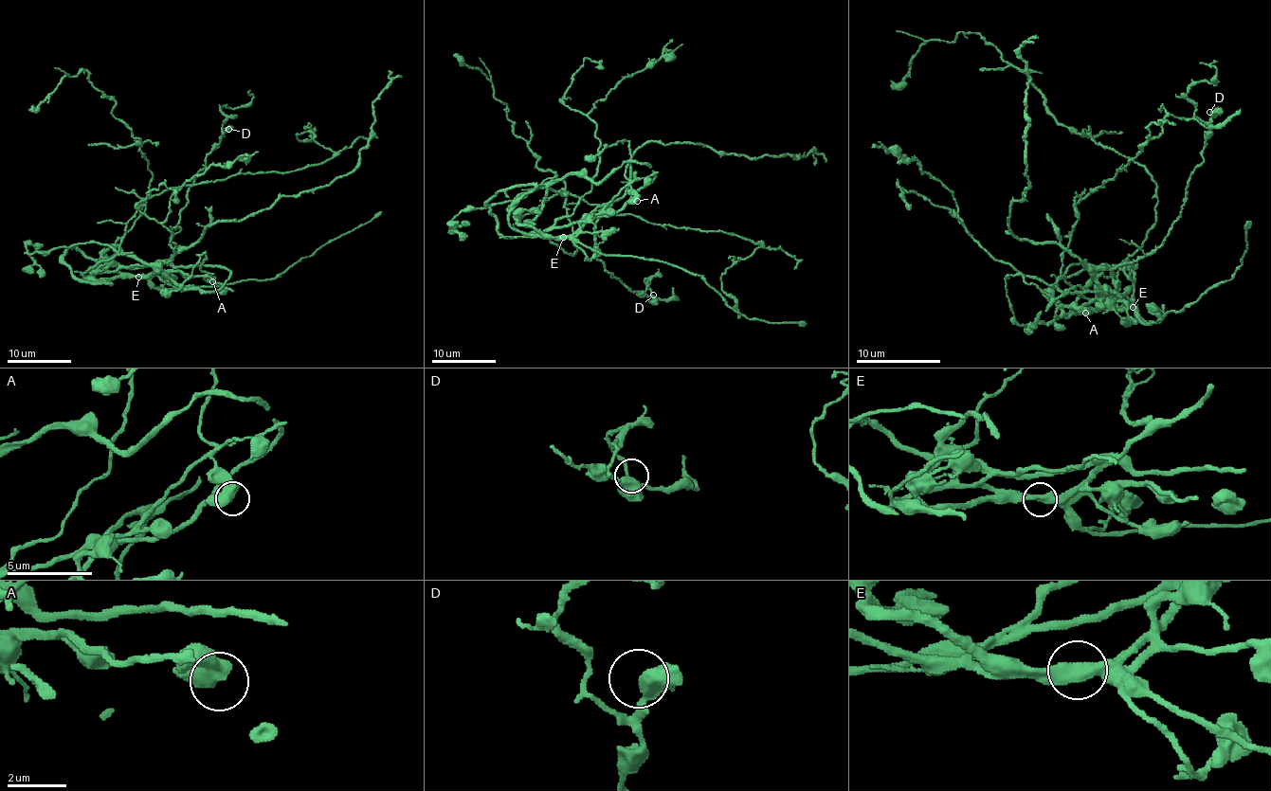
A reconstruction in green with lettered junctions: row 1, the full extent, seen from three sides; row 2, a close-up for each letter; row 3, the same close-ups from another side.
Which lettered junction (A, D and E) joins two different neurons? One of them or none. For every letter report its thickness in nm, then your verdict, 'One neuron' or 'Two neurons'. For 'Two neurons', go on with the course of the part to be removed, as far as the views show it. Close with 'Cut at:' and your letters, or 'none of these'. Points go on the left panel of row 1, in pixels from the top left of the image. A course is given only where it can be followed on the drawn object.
A: Thickness 550 nm. One neuron
D: Thickness 460 nm. One neuron
E: Thickness 460 nm. One neuron
Cut at: none of these

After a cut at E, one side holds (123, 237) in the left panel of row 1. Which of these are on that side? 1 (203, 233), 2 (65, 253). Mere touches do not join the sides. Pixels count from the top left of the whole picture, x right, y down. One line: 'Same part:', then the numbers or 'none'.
Same part: 1, 2

